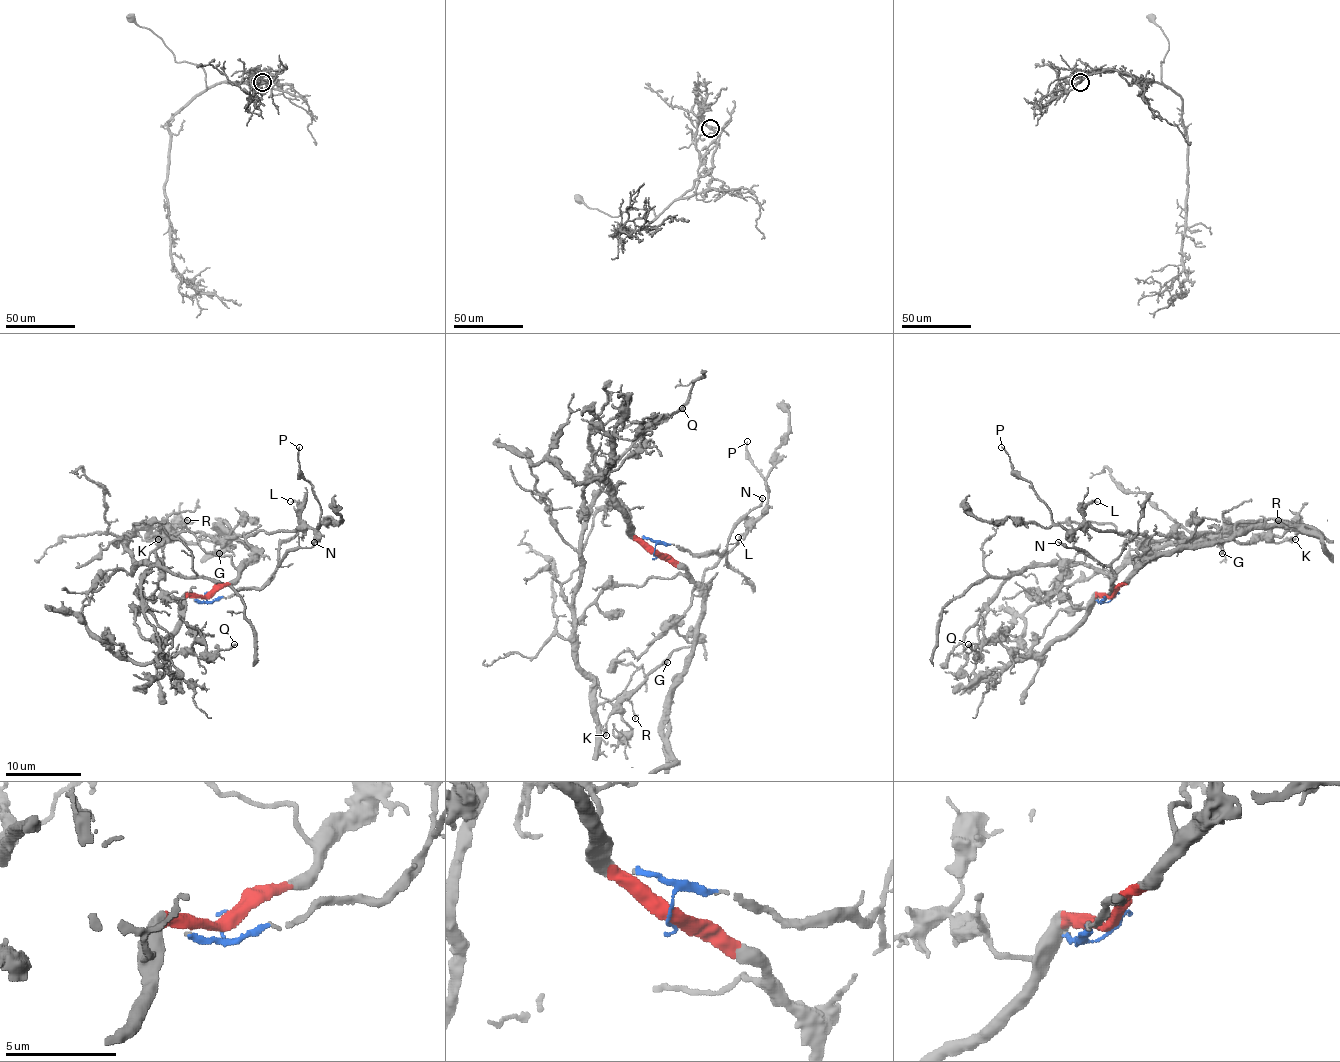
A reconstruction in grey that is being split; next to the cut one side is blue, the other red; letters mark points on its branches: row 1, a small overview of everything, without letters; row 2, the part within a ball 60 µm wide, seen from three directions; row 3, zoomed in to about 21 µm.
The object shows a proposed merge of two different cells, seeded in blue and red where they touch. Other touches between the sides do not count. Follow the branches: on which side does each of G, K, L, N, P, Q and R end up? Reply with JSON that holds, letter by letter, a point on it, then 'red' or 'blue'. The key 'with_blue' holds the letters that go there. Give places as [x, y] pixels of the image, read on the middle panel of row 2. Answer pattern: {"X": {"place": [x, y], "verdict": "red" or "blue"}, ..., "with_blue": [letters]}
{"G": {"place": [667, 662], "verdict": "red"}, "K": {"place": [606, 735], "verdict": "red"}, "L": {"place": [738, 537], "verdict": "red"}, "N": {"place": [762, 498], "verdict": "blue"}, "P": {"place": [747, 441], "verdict": "red"}, "Q": {"place": [682, 408], "verdict": "red"}, "R": {"place": [635, 718], "verdict": "red"}, "with_blue": ["N"]}

